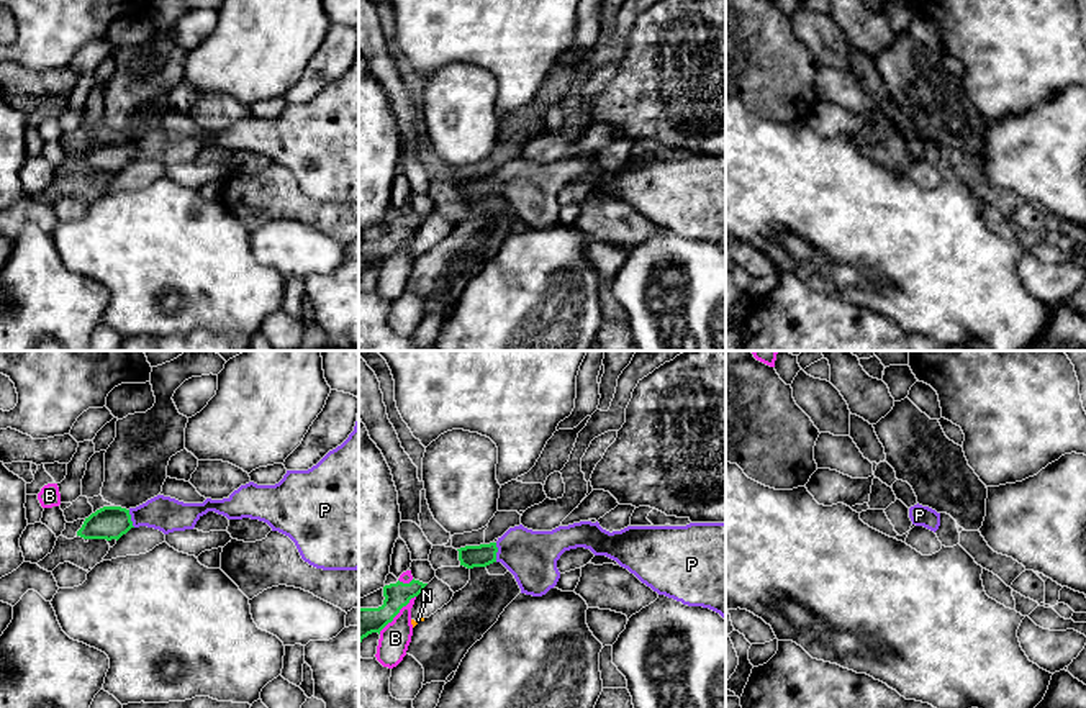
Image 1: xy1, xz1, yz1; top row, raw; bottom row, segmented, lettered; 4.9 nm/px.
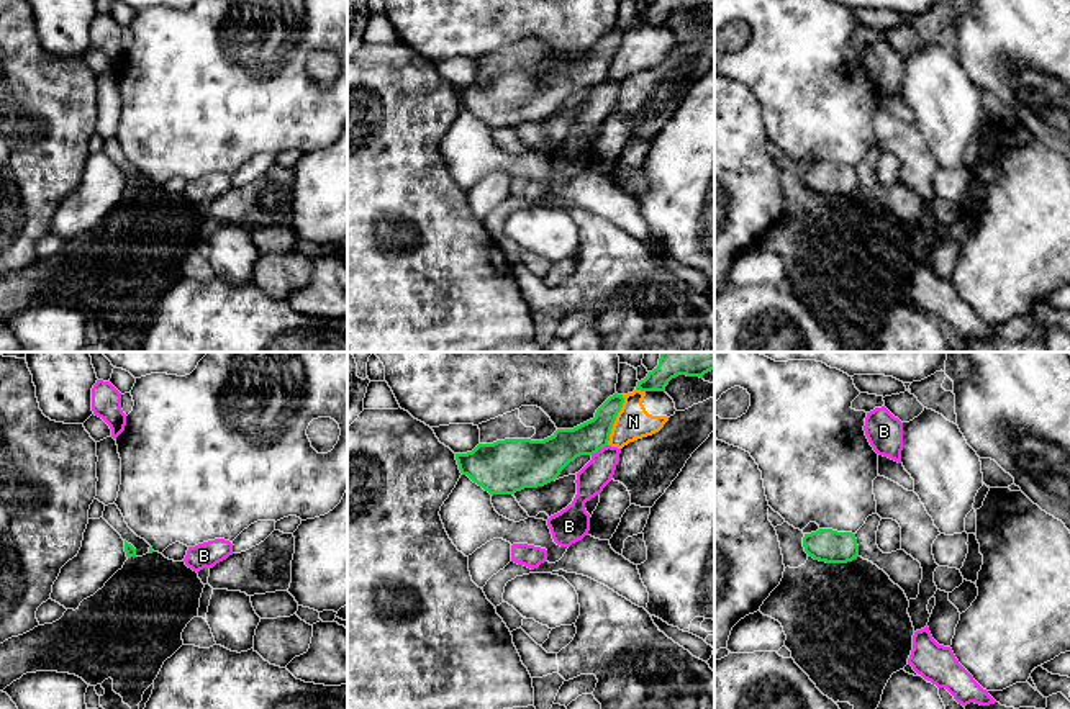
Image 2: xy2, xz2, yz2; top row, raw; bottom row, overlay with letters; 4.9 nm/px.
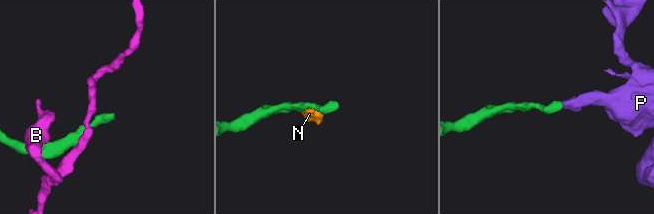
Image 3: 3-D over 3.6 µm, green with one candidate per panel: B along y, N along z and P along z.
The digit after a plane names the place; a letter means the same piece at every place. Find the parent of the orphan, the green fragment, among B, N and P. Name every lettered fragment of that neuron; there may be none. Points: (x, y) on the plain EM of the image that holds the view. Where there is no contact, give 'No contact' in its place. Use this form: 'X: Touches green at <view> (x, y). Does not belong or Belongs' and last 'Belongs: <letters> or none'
B: Touches green at xz1 (397, 246). Does not belong
N: Touches green at xz2 (615, 53). Does not belong
P: Touches green at xz1 (497, 184). Belongs
Belongs: P

